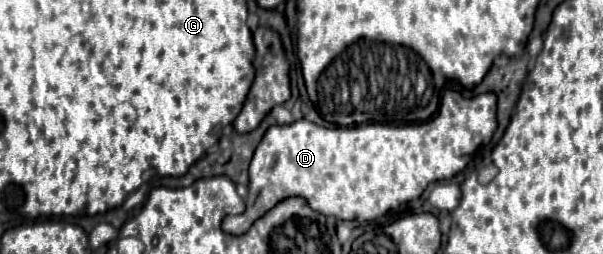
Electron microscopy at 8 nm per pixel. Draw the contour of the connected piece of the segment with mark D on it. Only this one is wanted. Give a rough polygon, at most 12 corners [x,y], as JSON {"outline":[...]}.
{"outline":[[445,90],[411,126],[271,126],[245,234],[289,196],[375,220],[449,180],[497,128],[493,92]]}

